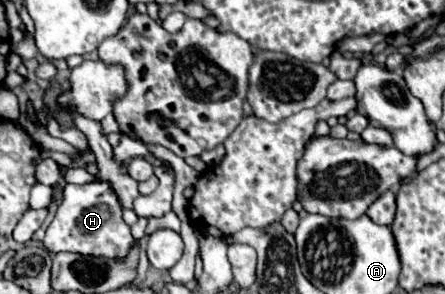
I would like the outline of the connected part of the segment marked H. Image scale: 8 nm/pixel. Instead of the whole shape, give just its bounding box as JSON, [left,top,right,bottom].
[44,179,138,259]

